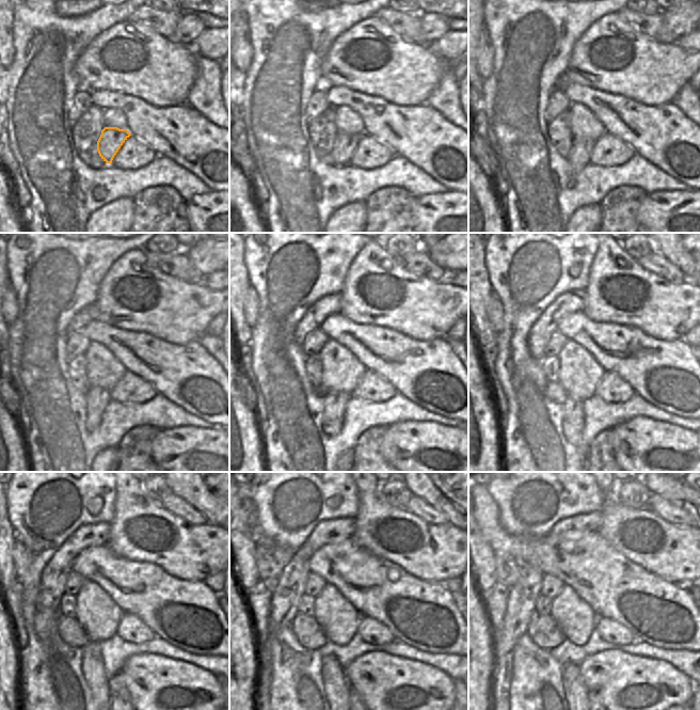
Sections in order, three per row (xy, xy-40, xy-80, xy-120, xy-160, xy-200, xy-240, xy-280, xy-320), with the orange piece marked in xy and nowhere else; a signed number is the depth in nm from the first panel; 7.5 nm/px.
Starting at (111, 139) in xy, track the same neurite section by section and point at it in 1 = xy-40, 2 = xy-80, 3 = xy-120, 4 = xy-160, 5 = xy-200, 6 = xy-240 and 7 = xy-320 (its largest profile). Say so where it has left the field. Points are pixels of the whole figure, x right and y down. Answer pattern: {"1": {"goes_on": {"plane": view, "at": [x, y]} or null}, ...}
{"1": {"goes_on": {"plane": "xy-40", "at": [345, 144]}}, "2": {"goes_on": {"plane": "xy-80", "at": [578, 156]}}, "3": {"goes_on": {"plane": "xy-120", "at": [97, 398]}}, "4": {"goes_on": {"plane": "xy-160", "at": [334, 403]}}, "5": {"goes_on": {"plane": "xy-200", "at": [572, 410]}}, "6": {"goes_on": {"plane": "xy-240", "at": [92, 660]}}, "7": {"goes_on": {"plane": "xy-320", "at": [574, 689]}}}

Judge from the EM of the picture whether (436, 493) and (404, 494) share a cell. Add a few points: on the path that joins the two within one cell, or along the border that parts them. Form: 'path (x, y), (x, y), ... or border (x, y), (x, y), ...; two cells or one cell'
border (403, 483), (413, 495); two cells

